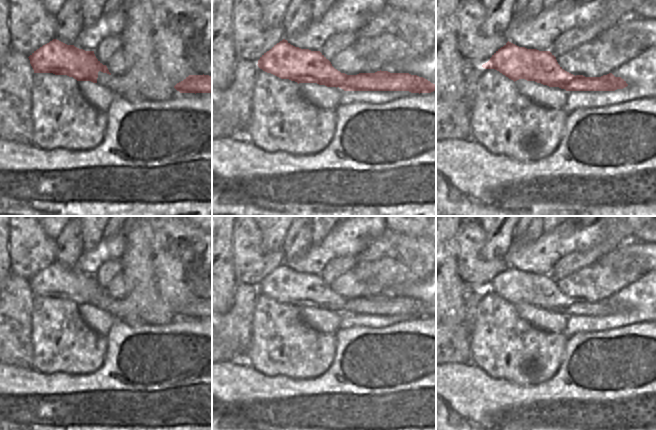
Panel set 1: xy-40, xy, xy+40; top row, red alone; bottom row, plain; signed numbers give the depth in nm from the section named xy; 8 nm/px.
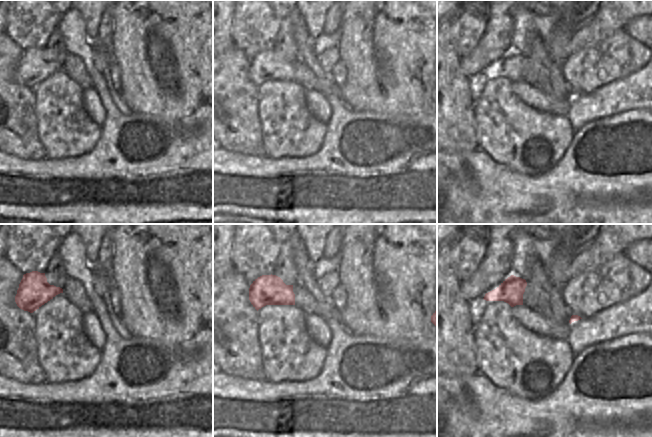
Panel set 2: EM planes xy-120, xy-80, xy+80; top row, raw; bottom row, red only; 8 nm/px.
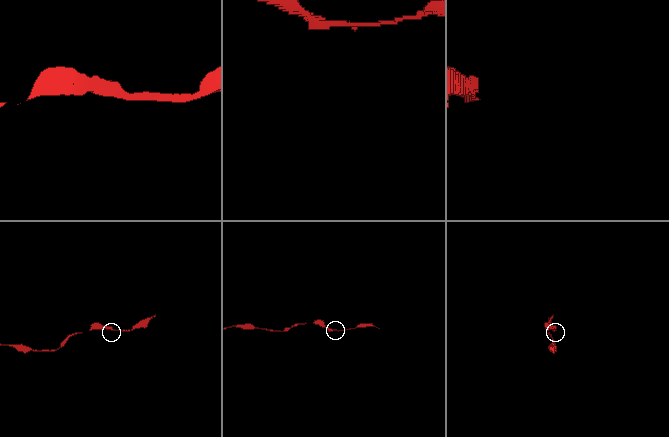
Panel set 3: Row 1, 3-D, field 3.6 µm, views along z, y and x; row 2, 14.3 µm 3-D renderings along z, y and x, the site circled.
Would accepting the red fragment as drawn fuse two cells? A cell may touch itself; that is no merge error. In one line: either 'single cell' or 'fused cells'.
single cell

